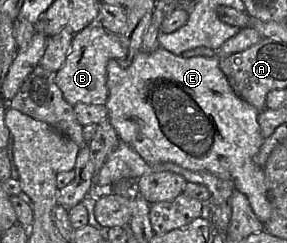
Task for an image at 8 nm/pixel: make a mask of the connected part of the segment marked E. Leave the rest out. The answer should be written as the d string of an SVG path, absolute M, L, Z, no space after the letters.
M246 27L241 28L236 35L232 36L223 43L215 55L209 57L196 56L185 58L182 55L176 56L165 49L158 47L152 52L144 52L142 50L138 51L134 56L132 63L126 68L121 67L116 59L111 59L107 64L106 86L108 89L108 98L105 106L108 111L108 119L115 128L119 140L133 148L144 159L145 162L148 164L174 163L191 171L208 172L221 180L231 181L234 185L234 190L237 190L247 196L253 212L257 218L263 224L265 224L271 216L271 204L265 182L264 167L260 167L255 162L255 157L265 140L261 134L261 129L258 124L258 116L260 111L243 100L232 90L220 68L220 62L223 58L235 53L242 52L247 48L255 45L262 39L263 36L256 29L252 27Z

